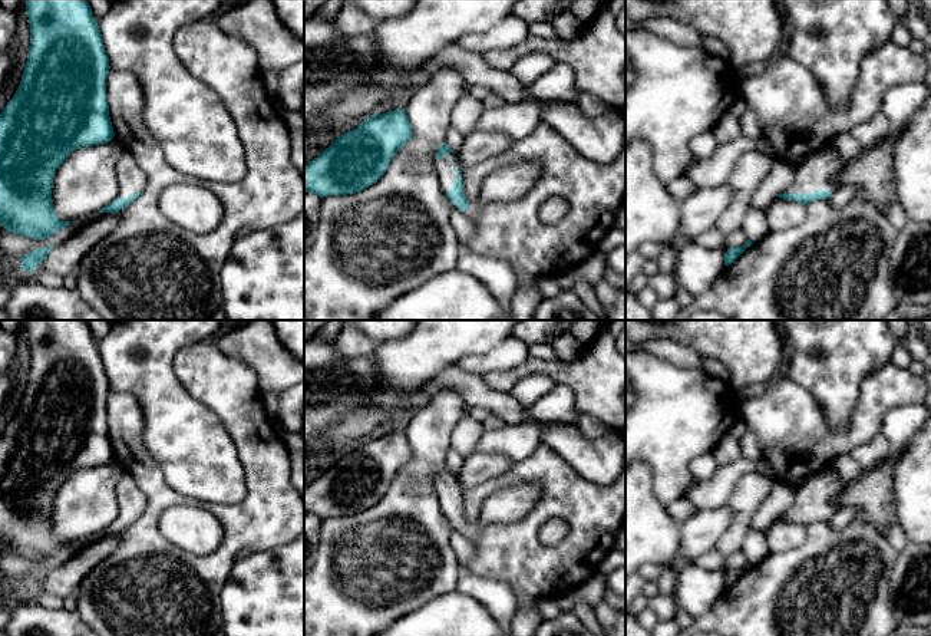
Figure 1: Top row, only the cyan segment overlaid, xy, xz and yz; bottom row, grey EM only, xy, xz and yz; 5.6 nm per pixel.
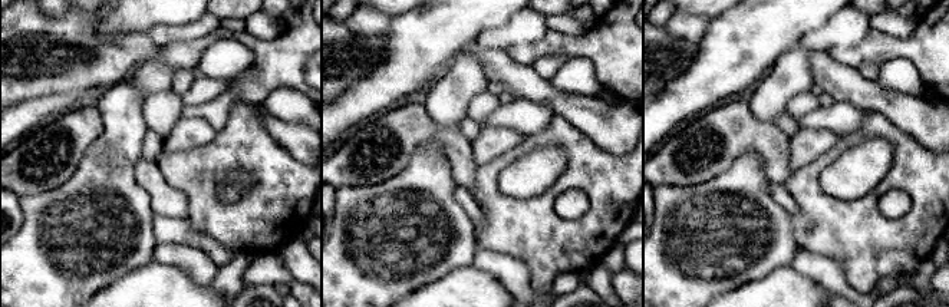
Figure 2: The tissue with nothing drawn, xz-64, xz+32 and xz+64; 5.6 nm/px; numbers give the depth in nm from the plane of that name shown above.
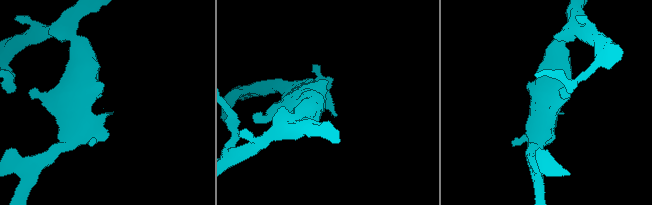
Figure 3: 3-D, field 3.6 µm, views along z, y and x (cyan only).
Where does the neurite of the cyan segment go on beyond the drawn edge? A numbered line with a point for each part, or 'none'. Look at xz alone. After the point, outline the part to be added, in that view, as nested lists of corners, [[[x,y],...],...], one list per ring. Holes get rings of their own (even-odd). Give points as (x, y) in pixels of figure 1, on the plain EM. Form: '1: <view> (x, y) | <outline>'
1: xz (445, 487) | [[[450,472],[449,475],[443,477],[440,481],[435,482],[435,491],[438,497],[438,504],[442,513],[446,517],[446,513],[453,508],[453,502],[458,501],[453,490],[456,488],[459,494],[462,494],[459,484],[453,481],[455,474]]]

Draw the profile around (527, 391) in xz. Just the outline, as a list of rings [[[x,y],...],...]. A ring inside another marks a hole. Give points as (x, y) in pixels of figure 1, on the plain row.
[[[525,376],[514,385],[509,393],[519,405],[528,408],[552,391],[555,385],[557,383],[549,376]]]

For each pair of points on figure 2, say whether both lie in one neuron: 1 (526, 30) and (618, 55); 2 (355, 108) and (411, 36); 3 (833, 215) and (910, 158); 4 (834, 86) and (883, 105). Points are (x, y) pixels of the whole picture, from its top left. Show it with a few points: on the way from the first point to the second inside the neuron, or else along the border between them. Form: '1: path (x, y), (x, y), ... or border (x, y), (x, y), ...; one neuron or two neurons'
1: border (549, 29), (531, 43), (511, 46); two neurons
2: path (372, 91), (409, 53); one neuron
3: path (867, 225), (902, 225), (918, 210), (918, 192); one neuron
4: path (846, 86), (872, 96); one neuron

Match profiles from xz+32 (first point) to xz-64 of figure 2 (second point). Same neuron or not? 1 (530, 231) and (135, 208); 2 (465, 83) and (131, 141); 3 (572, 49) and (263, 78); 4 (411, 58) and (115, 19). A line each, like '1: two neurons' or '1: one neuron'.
1: two neurons
2: one neuron
3: one neuron
4: one neuron

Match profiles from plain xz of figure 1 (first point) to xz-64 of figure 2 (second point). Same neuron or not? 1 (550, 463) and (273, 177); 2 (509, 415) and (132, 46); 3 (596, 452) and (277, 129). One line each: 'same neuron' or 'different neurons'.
1: same neuron
2: same neuron
3: same neuron

